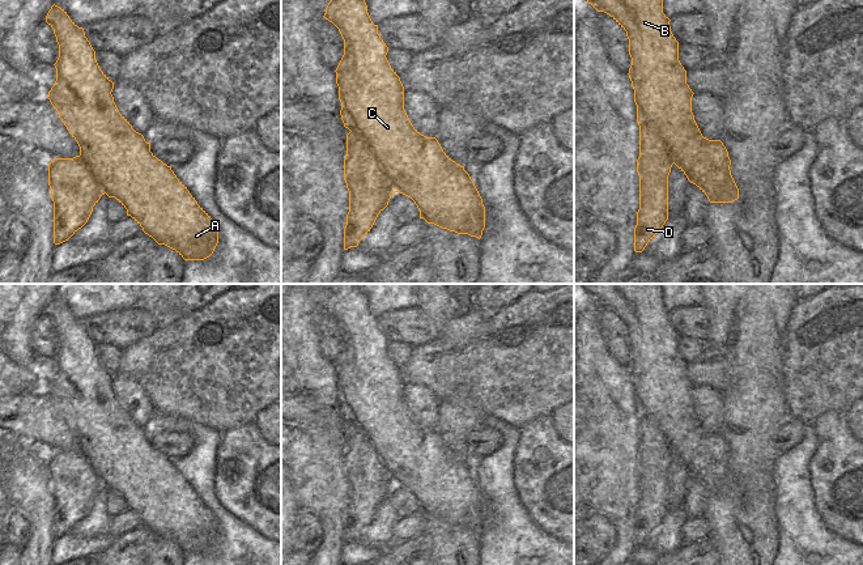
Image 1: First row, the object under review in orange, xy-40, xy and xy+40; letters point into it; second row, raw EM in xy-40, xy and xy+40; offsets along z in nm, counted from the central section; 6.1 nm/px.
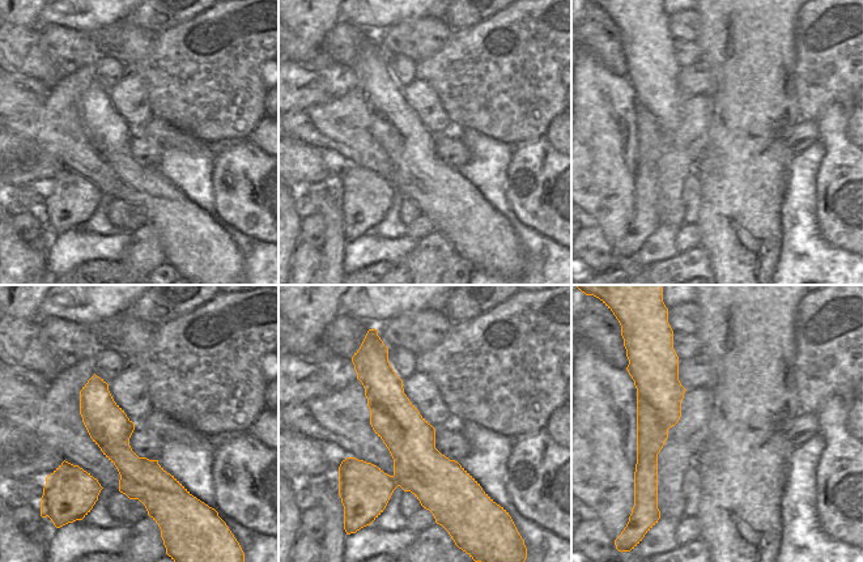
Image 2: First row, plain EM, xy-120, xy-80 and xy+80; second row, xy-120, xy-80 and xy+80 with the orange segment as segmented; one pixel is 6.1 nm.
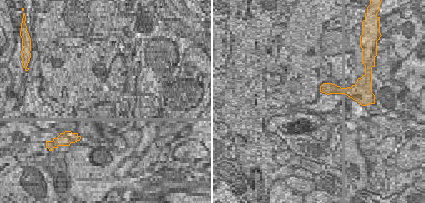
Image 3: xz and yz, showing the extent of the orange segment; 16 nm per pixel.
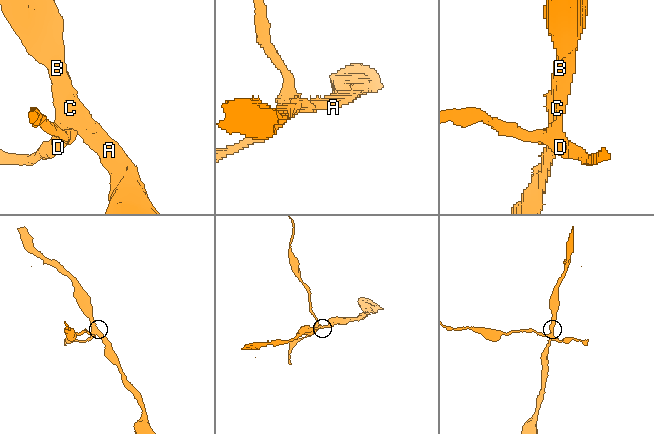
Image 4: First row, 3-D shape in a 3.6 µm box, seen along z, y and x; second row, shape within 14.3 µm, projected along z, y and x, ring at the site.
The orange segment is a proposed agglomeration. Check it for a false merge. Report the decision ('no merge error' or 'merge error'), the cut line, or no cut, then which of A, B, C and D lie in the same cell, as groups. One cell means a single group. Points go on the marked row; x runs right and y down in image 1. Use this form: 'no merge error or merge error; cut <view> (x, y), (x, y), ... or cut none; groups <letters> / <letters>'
merge error; cut xy (347, 139), (361, 136), (369, 144), (390, 185), (396, 191); groups A B C / D

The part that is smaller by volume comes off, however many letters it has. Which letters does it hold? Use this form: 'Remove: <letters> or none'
Remove: D

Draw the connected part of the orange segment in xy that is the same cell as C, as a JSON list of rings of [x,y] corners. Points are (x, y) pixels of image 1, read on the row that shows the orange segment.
[[[331,0],[323,17],[339,29],[344,39],[344,55],[335,72],[341,102],[341,120],[350,131],[347,140],[362,136],[370,144],[391,186],[396,192],[415,201],[420,209],[420,218],[442,229],[480,239],[485,228],[482,199],[464,166],[452,161],[435,137],[426,137],[412,126],[404,110],[404,86],[386,58],[388,47],[378,34],[378,25],[374,25],[370,18],[365,0]]]

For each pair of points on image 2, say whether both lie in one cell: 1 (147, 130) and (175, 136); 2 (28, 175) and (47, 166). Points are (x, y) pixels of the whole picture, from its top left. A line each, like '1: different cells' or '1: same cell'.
1: same cell
2: same cell

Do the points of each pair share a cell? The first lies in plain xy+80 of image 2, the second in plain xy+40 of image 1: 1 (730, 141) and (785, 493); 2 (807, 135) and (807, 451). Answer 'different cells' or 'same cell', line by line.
1: different cells
2: different cells

